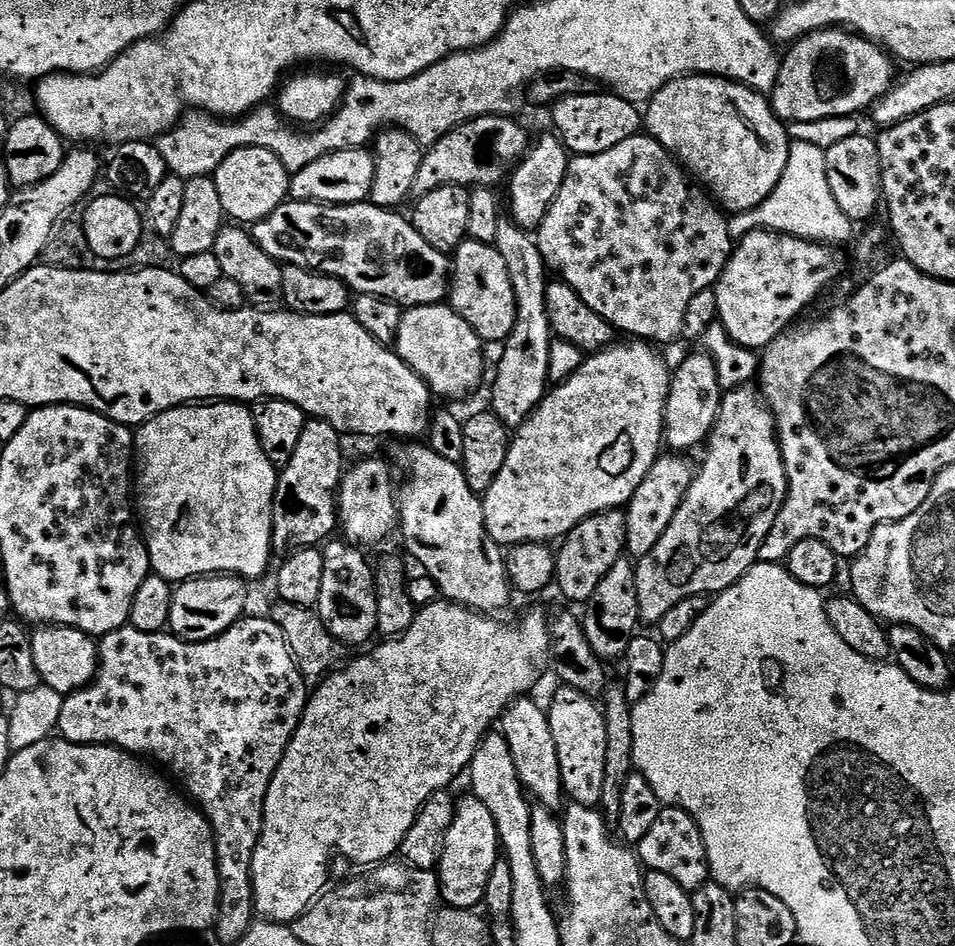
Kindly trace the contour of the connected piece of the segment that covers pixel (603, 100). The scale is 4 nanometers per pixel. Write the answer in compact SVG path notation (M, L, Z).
M599 91L585 96L562 98L551 105L552 120L556 123L555 131L569 153L577 156L586 154L602 154L602 150L610 150L610 146L618 146L618 142L626 142L626 138L637 135L642 128L642 112L635 104L615 94L603 96Z

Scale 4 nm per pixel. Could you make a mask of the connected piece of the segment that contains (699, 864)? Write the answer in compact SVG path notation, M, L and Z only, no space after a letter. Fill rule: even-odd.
M661 807L654 827L638 845L638 859L645 869L670 874L670 878L674 878L674 882L678 882L678 886L687 892L697 892L710 880L706 842L702 838L700 824L694 822L692 815L681 808Z

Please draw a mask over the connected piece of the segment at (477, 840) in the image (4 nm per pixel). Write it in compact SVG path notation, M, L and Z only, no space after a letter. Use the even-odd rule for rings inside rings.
M471 794L457 799L454 804L450 830L444 839L444 849L440 852L438 875L445 905L454 908L476 908L483 905L486 882L490 882L490 870L501 859L502 849L494 818L482 802Z

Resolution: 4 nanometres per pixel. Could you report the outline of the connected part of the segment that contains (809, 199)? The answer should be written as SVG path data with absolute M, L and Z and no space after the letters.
M795 142L790 150L790 158L786 162L786 170L782 170L782 178L778 186L754 210L733 215L730 227L733 233L740 234L745 230L771 230L782 232L785 236L797 236L803 240L815 240L818 244L841 246L852 236L854 222L842 214L842 210L834 202L834 194L830 194L830 182L826 182L826 162L824 161L825 149L810 146L810 142Z

